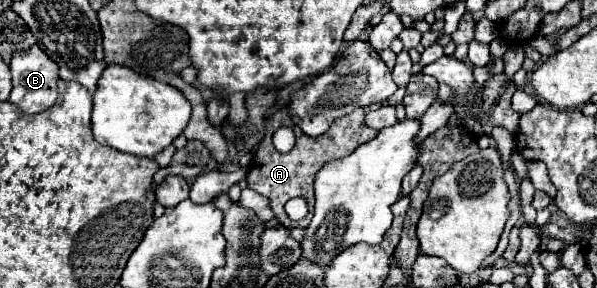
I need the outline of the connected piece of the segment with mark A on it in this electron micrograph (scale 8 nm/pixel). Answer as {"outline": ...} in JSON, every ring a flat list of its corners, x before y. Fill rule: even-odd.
{"outline":[[281,105,281,107,277,107,277,109,275,109,273,117,269,115,269,117,265,119,265,137,263,137,263,141,259,143,259,147,257,147,257,149,255,149,255,153,253,153,253,159,251,159,251,165,249,165,249,175,247,175,247,183,249,183,249,187,251,187,253,191,257,191,257,193,261,193,263,197,267,197,267,199,269,199,269,207,273,209,275,217,279,219,279,223,281,223,283,227,307,227,307,225,309,225,309,221,311,221,311,217,313,217,313,203,315,203,315,197,313,197,313,177,315,177,315,173,317,173,317,171,319,171,319,169,321,169,321,167,323,167,323,165,325,165,327,161,331,161,331,159,341,159,341,157,349,155,351,151,355,151,355,149,357,149,357,147,359,147,361,143,365,143,365,141,373,139,373,137,377,135,377,131,375,131,375,129,369,129,369,127,365,125,365,109,363,109,363,107,361,107,361,109,355,109,355,111,351,113,351,115,345,115,343,119,337,119,335,123,331,123,329,131,327,131,327,133,323,133,323,135,319,135,319,137,309,137,309,135,303,135,303,133,301,133,301,131,299,131,299,129,297,129,297,127,295,127,293,123,291,123,291,117,287,117,287,115,289,115,289,105],[281,125,285,125,285,127,289,127,289,129,293,129,293,131,297,129,297,131,295,131,295,137,297,137,297,143,295,143,295,147,293,147,293,149,291,149,289,153,279,153,279,151,277,151,275,147,273,147,273,143,271,143,271,137,273,137,273,133,275,133,275,131,277,131,277,129,279,129],[293,197,303,197,303,199,307,201,307,207,309,207,309,213,307,213,307,217,303,217,303,219,299,219,299,221,293,221,293,219,289,219,289,215,287,215,287,213,285,213,285,209,283,209,283,207,285,207,285,203,287,203,289,199,293,199]]}

